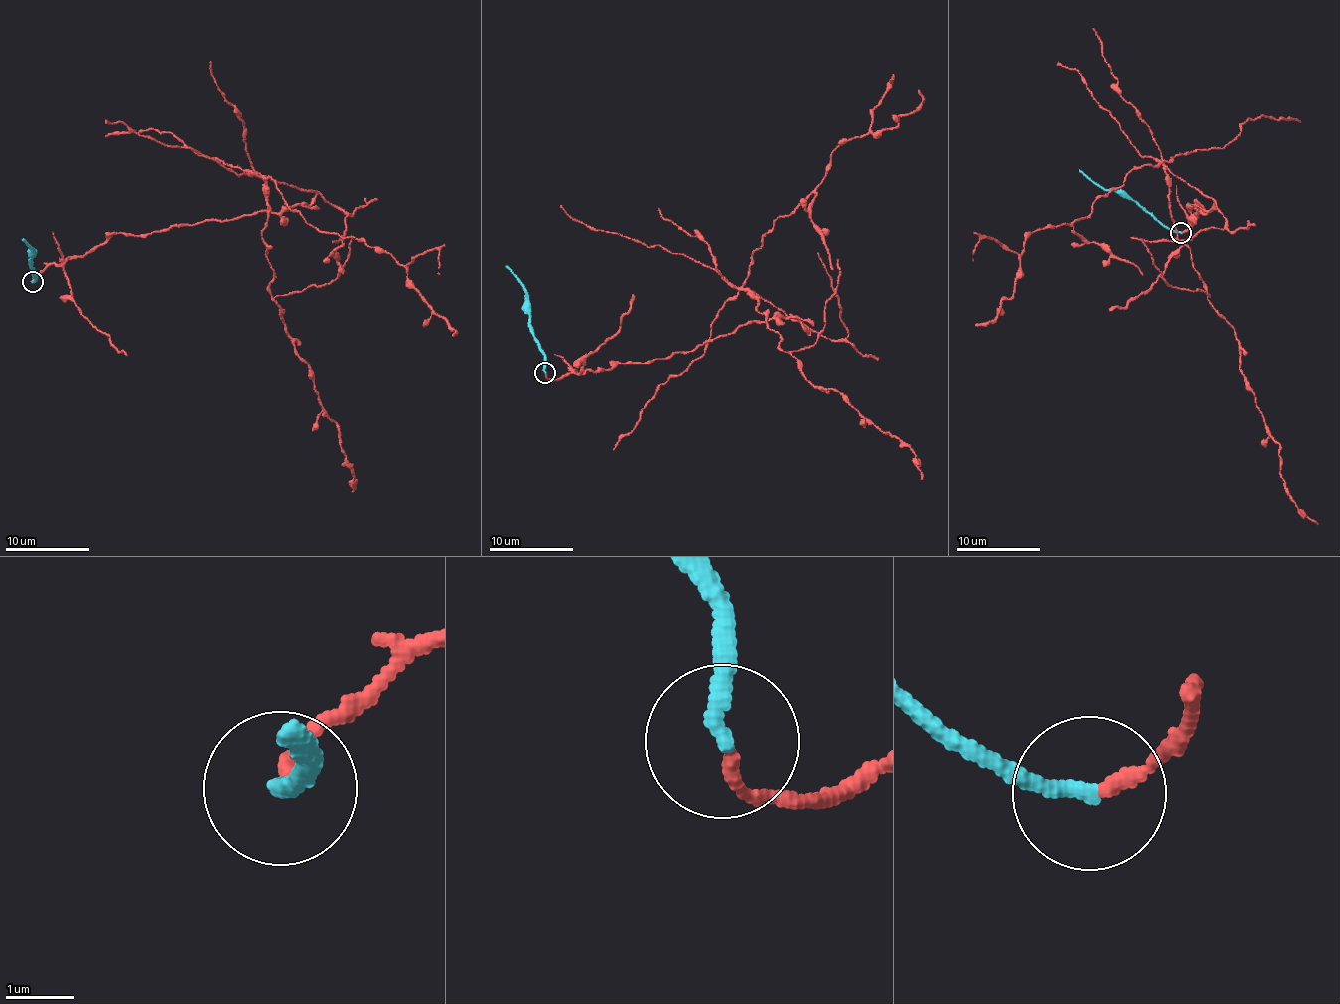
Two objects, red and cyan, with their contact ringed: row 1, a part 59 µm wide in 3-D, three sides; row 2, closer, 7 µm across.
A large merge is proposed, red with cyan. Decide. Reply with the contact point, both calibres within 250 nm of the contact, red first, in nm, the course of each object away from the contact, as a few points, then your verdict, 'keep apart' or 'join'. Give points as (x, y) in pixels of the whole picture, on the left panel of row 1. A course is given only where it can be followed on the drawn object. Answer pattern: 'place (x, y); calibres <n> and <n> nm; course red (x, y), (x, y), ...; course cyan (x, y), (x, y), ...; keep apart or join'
place (32, 281); calibres 190 and 260 nm; course red (34, 281), (121, 232), (281, 213), (314, 191), (266, 180), (262, 238), (272, 299), (354, 491); course cyan (32, 281), (35, 278), (32, 258), (35, 252), (22, 239); keep apart

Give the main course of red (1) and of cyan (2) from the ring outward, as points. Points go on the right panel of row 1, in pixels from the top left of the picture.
1: (1183, 232), (1204, 210), (1189, 204), (1213, 204), (1165, 170), (1285, 492), (1318, 524)
2: (1180, 232), (1162, 226), (1133, 201), (1101, 189), (1080, 170)

